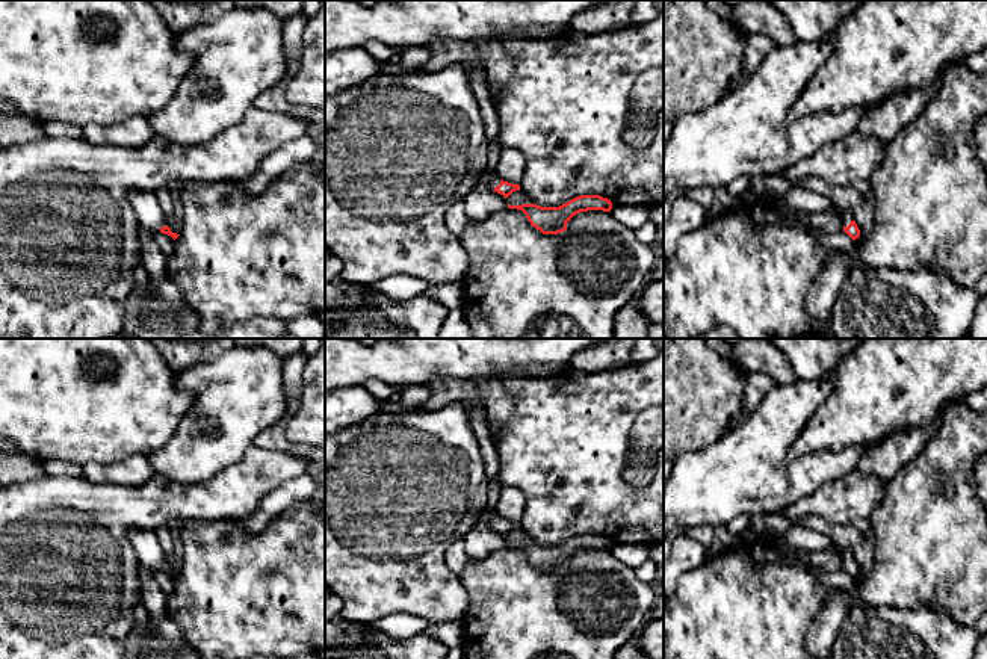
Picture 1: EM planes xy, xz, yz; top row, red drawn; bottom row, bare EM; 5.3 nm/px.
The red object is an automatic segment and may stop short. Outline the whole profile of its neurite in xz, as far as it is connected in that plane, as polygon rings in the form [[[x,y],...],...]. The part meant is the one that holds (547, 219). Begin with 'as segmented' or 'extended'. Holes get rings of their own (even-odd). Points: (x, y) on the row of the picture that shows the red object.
extended; [[[484,171],[479,178],[491,190],[506,198],[508,209],[521,210],[532,227],[543,234],[558,234],[567,230],[567,222],[580,212],[603,210],[611,212],[612,203],[600,195],[580,195],[559,207],[537,206],[518,184],[500,180],[496,174]]]

